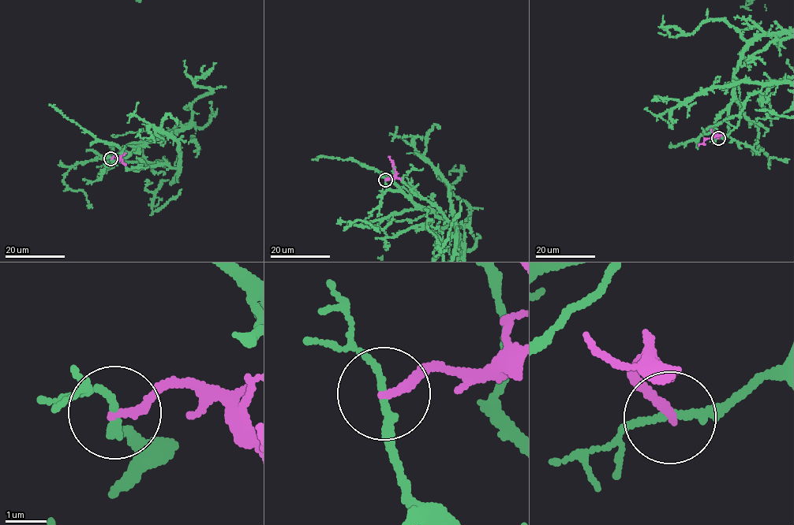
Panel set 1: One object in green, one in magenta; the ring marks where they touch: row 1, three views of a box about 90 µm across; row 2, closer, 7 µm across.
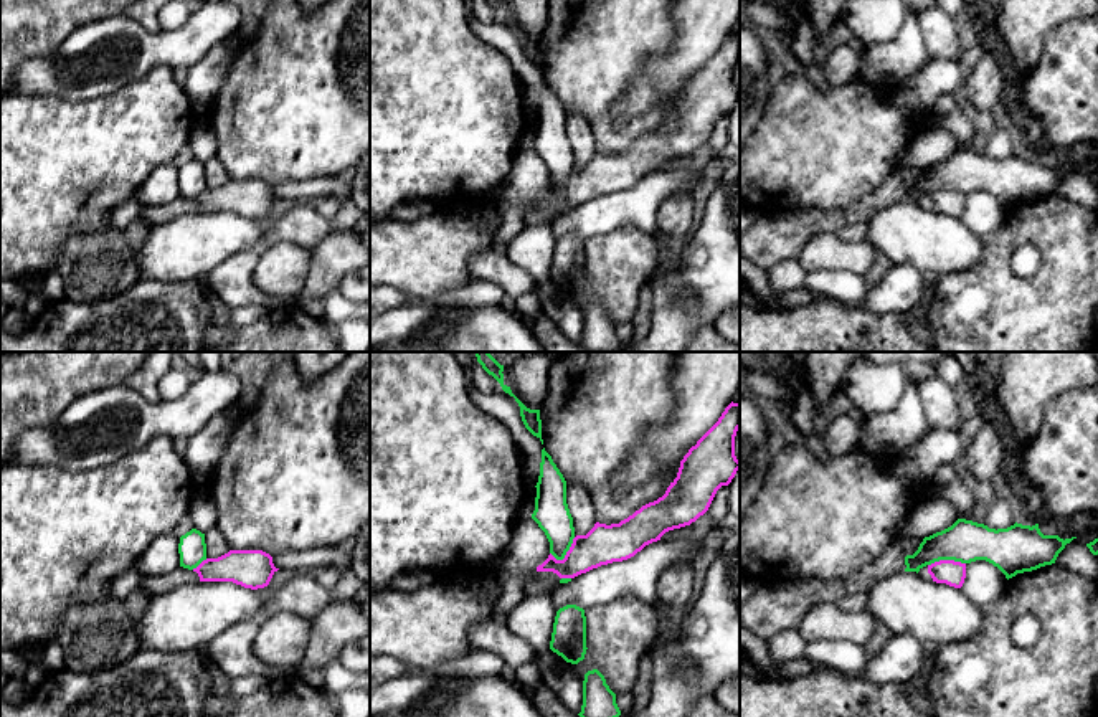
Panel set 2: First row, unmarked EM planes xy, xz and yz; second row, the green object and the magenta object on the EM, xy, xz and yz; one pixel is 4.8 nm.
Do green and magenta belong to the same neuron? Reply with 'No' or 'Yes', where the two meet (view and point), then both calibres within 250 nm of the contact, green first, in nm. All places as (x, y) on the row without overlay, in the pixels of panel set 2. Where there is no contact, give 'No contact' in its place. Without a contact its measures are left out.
No. Touches green at yz (946, 189). Thickness 200 nm (green) against 120 nm

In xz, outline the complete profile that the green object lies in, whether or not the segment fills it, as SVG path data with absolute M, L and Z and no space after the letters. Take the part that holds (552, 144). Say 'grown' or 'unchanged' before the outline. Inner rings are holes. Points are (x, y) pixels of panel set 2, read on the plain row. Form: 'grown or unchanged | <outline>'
unchanged | M542 79L537 112L535 140L532 149L545 162L550 183L563 190L575 169L573 147L566 134L566 111L551 86Z

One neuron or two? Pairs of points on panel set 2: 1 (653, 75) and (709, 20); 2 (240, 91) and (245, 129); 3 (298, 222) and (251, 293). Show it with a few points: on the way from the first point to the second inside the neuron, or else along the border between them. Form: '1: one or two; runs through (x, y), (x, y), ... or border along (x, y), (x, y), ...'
1: one; runs through (667, 66), (699, 35)
2: one; runs through (245, 101), (245, 119)
3: one; runs through (276, 232), (245, 261), (245, 271)

